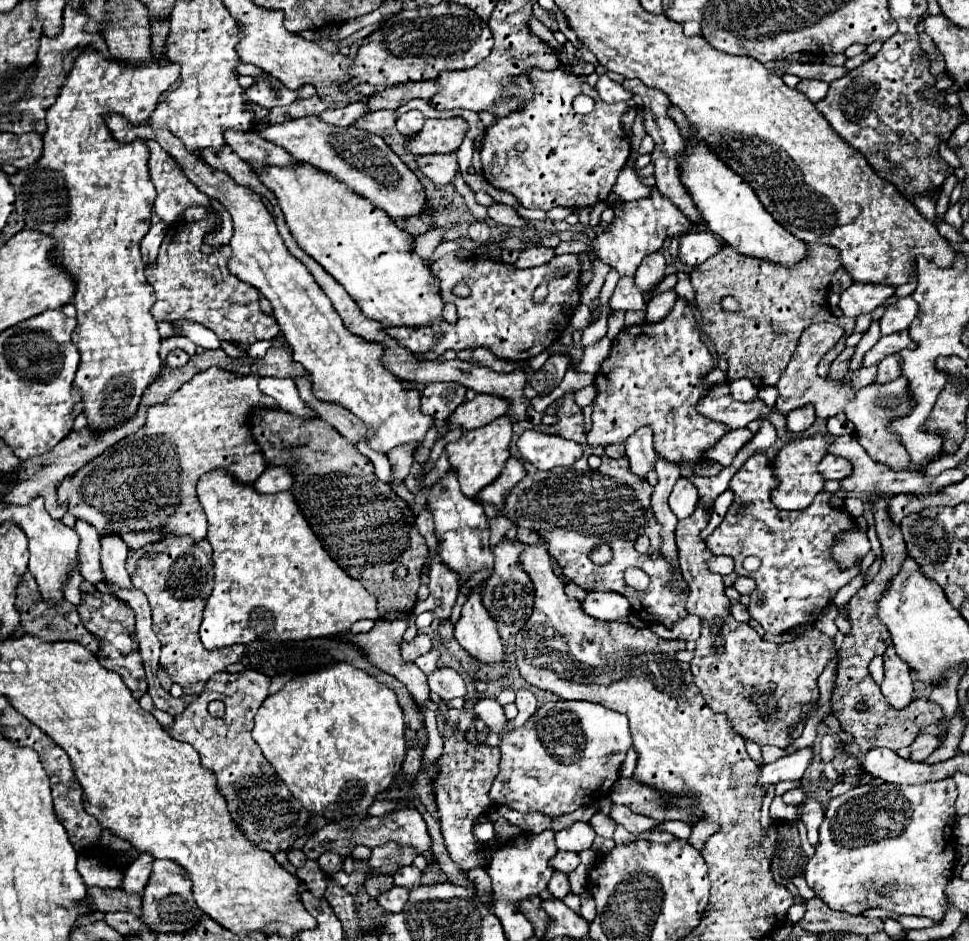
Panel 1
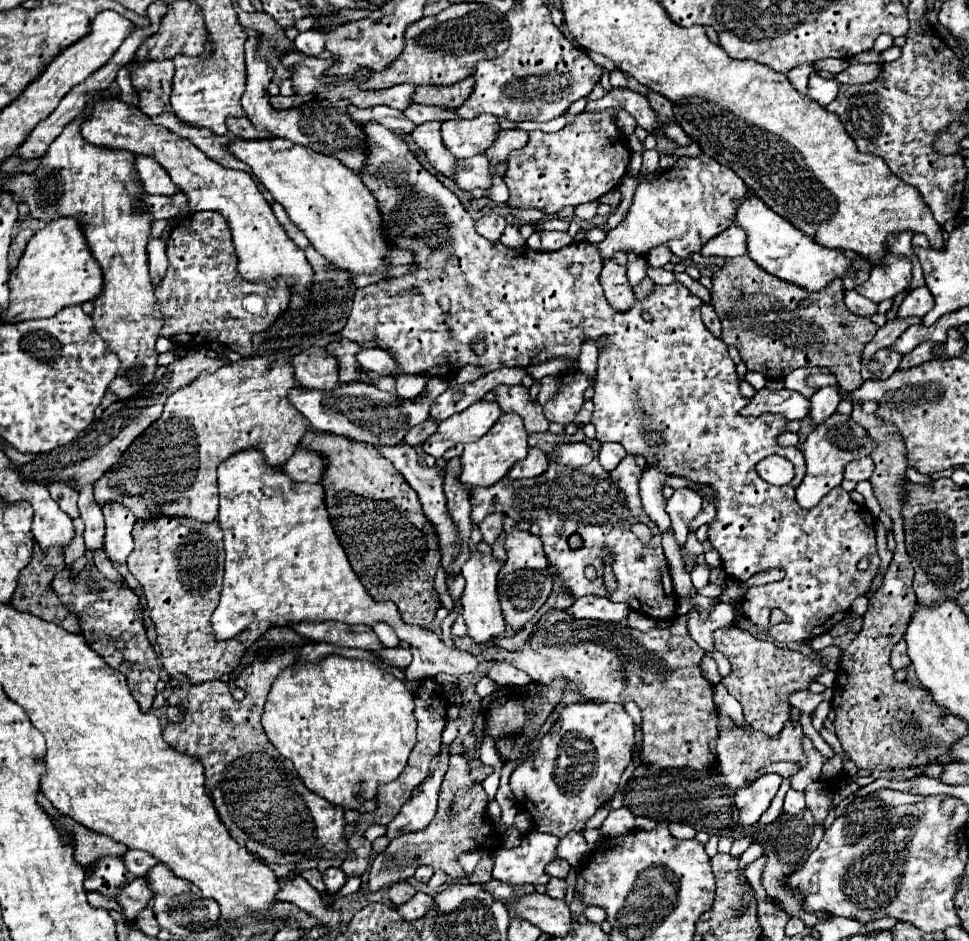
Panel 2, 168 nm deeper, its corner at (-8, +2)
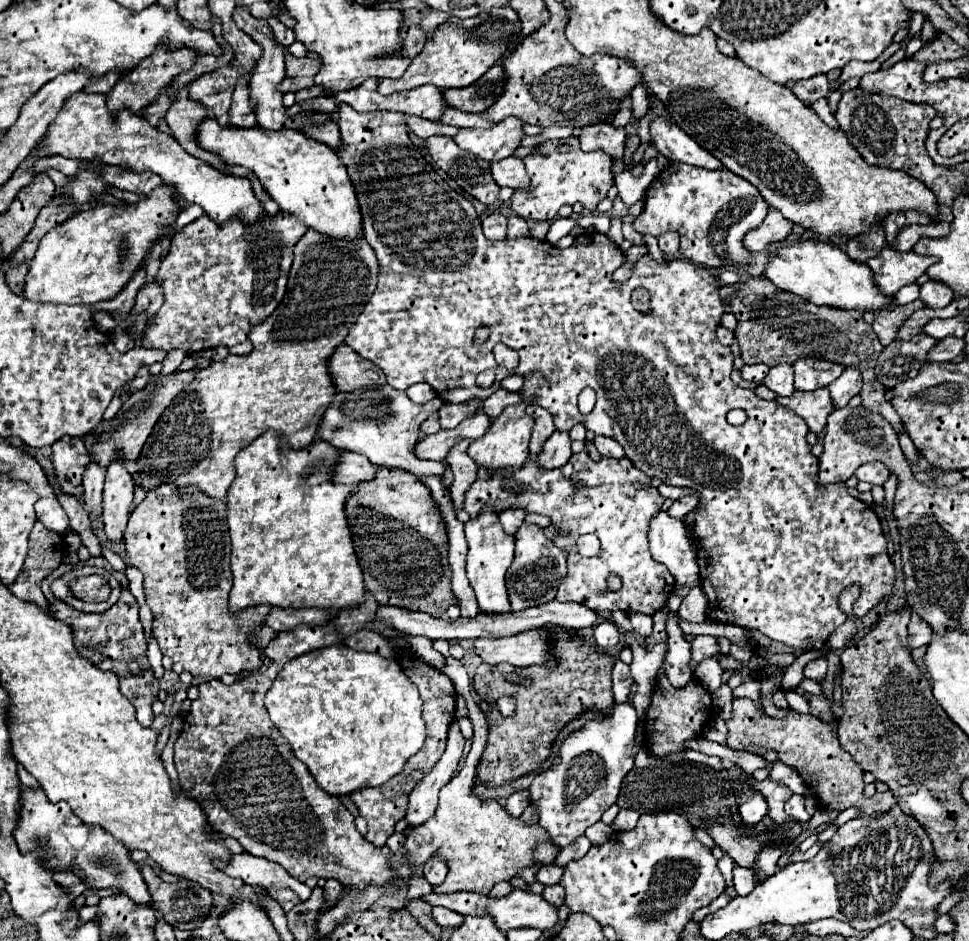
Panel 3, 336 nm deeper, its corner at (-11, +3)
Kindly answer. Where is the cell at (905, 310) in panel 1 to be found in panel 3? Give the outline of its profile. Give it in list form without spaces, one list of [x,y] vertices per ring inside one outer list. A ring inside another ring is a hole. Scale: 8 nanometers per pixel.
[[[929,280],[921,286],[919,296],[929,308],[945,308],[953,300],[953,290],[947,284],[941,284],[937,280]]]

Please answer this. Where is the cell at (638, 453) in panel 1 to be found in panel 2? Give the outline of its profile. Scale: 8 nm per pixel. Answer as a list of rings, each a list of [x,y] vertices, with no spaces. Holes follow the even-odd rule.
[[[644,465],[642,475],[640,475],[640,497],[642,497],[642,505],[648,513],[648,517],[658,525],[660,531],[670,529],[670,517],[664,511],[664,495],[662,495],[662,487],[666,485],[666,479],[670,475],[664,473],[660,467],[656,465]]]

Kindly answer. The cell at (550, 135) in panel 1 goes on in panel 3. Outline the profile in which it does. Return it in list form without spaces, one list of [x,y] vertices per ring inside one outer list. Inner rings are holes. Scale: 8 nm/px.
[[[569,136],[565,140],[547,140],[541,144],[539,152],[531,154],[525,158],[525,166],[527,166],[527,172],[531,176],[531,188],[527,192],[517,192],[513,194],[511,198],[511,208],[515,210],[515,214],[519,214],[521,218],[525,220],[553,220],[559,212],[561,206],[569,204],[573,206],[575,202],[581,202],[587,210],[595,210],[597,204],[607,196],[607,190],[613,186],[613,176],[611,176],[611,156],[597,150],[597,152],[583,152],[579,148],[579,138],[575,136]],[[559,146],[569,146],[569,152],[559,152]]]

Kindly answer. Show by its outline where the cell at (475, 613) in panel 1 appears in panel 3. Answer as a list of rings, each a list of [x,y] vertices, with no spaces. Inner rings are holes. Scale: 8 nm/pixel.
[[[483,506],[481,514],[477,518],[471,518],[469,522],[465,522],[465,536],[467,536],[467,544],[469,544],[467,578],[477,594],[479,608],[489,614],[511,612],[509,596],[507,596],[507,588],[505,588],[505,574],[513,562],[515,536],[509,536],[503,532],[503,528],[499,524],[499,514],[493,510],[493,506]]]

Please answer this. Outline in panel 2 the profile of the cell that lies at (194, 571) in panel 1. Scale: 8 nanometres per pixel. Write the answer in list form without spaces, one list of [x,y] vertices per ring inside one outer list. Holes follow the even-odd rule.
[[[158,515],[158,521],[150,525],[136,523],[134,525],[134,551],[128,557],[128,571],[138,579],[138,583],[144,587],[150,617],[158,631],[158,643],[160,643],[160,659],[162,667],[168,673],[170,679],[176,681],[188,681],[192,685],[204,683],[210,679],[220,679],[224,673],[230,673],[238,667],[244,651],[254,641],[252,633],[242,633],[240,637],[234,637],[230,641],[216,641],[214,633],[210,629],[210,615],[220,599],[220,587],[222,587],[222,575],[224,575],[224,545],[222,545],[222,531],[218,529],[218,523],[202,523],[202,521],[190,521],[190,519],[168,519]]]

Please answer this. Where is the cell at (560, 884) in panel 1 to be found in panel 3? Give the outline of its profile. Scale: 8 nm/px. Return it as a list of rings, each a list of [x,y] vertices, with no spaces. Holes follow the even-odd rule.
[[[555,884],[555,886],[549,886],[549,888],[545,888],[545,892],[541,894],[549,904],[553,904],[553,906],[561,906],[563,904],[563,900],[565,900],[565,892],[563,892],[563,888],[559,886],[559,884]]]

